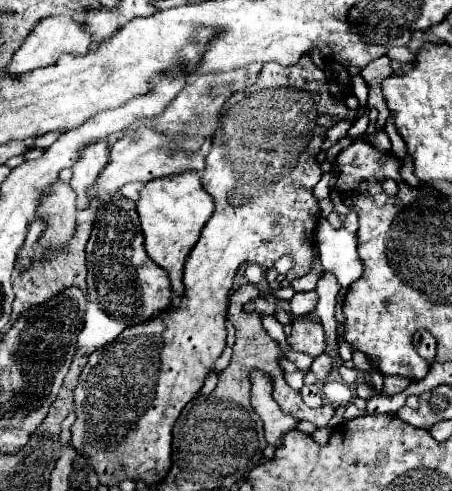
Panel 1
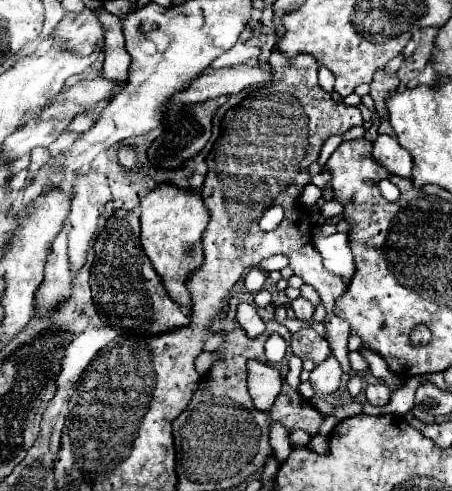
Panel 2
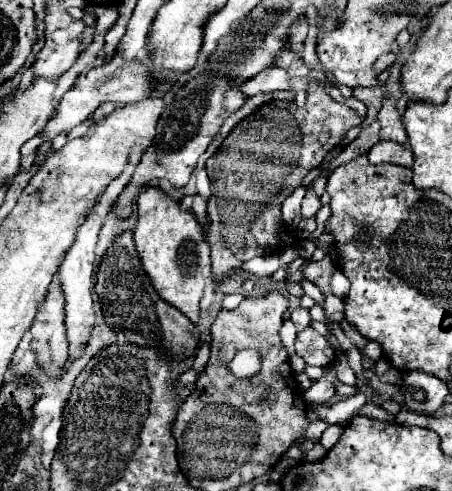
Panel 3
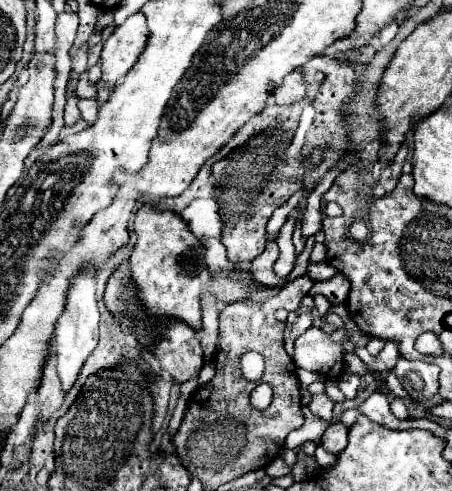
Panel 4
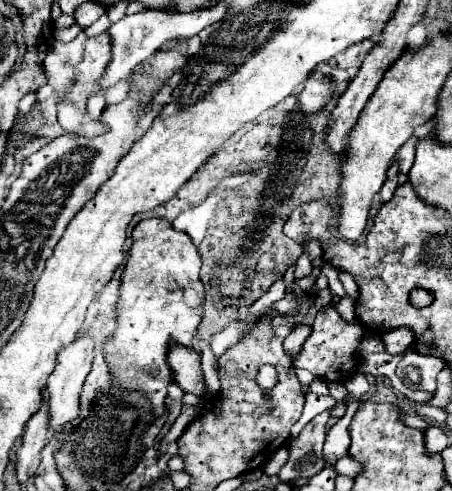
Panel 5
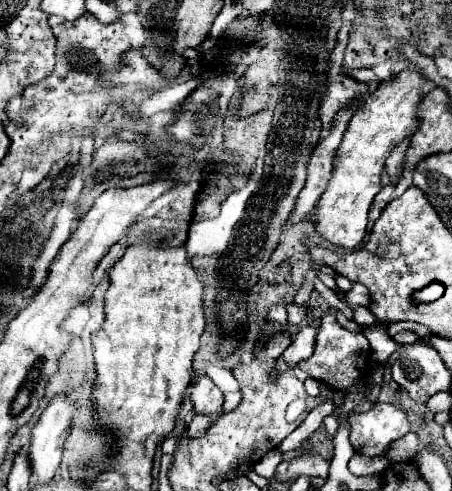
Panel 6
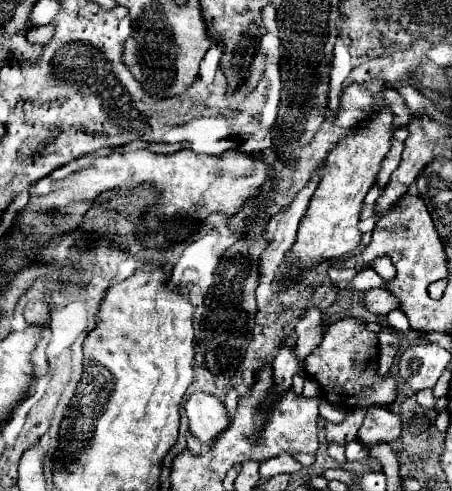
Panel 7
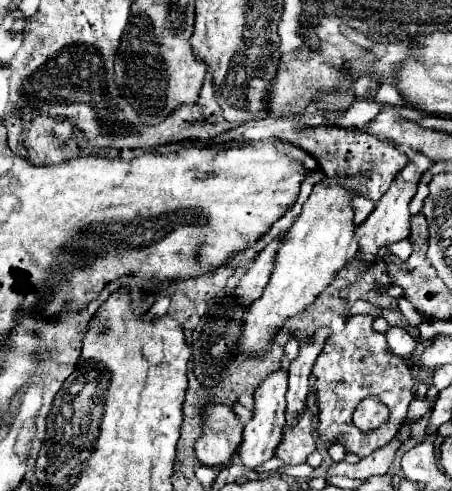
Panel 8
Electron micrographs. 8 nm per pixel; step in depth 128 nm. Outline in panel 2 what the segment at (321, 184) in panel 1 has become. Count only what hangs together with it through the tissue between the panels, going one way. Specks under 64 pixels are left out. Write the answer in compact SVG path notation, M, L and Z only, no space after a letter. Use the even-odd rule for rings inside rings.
M310 183L304 187L304 190L300 196L300 202L303 206L310 207L315 205L318 199L322 196L322 189Z

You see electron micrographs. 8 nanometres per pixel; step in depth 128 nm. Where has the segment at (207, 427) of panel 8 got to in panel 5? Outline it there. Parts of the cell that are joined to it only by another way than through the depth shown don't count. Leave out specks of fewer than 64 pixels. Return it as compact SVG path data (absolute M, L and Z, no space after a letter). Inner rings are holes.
M172 344L168 350L168 366L174 374L174 382L184 392L194 392L194 394L204 392L204 374L200 368L200 354L194 348Z

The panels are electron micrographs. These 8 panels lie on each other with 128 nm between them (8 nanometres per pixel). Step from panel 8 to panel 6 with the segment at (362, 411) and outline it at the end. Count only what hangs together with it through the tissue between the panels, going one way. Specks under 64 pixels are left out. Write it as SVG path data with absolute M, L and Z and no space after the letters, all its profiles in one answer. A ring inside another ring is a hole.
M372 404L366 412L352 412L348 416L352 434L350 442L362 456L382 458L390 446L410 432L408 414L394 404Z

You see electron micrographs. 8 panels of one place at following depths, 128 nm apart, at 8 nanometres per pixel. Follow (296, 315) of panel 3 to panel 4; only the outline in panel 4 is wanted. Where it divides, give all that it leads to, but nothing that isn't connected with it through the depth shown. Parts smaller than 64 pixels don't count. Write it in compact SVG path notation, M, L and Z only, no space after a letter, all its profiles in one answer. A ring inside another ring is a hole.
M302 312L302 314L298 314L298 318L296 318L294 326L292 326L292 336L298 338L298 336L304 334L310 326L312 326L312 314L310 314L310 312Z

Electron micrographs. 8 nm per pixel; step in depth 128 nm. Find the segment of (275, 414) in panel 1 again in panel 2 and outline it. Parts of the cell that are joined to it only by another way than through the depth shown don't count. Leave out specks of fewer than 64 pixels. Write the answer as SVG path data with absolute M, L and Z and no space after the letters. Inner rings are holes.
M256 360L247 362L247 388L254 406L268 412L280 392L283 380L279 372L269 365ZM280 422L270 424L270 446L280 462L284 462L288 458L292 444L290 444L290 432L286 430L284 424L280 424Z

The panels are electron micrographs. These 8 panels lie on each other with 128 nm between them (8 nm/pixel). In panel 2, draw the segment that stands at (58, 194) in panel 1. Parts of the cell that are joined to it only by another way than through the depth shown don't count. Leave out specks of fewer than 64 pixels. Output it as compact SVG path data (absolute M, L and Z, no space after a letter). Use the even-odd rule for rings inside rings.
M64 224L48 250L44 280L36 292L36 306L40 310L52 308L72 294L72 272L68 266L68 232L70 224Z

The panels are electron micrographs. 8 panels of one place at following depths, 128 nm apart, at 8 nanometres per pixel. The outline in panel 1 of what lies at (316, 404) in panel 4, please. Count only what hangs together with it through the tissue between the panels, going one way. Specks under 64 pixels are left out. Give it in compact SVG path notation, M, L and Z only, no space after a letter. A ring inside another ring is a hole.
M328 354L316 356L314 362L312 362L312 366L310 366L310 370L316 374L318 380L326 380L326 376L328 376L330 370L332 370L332 366L330 366L330 356L328 356Z

